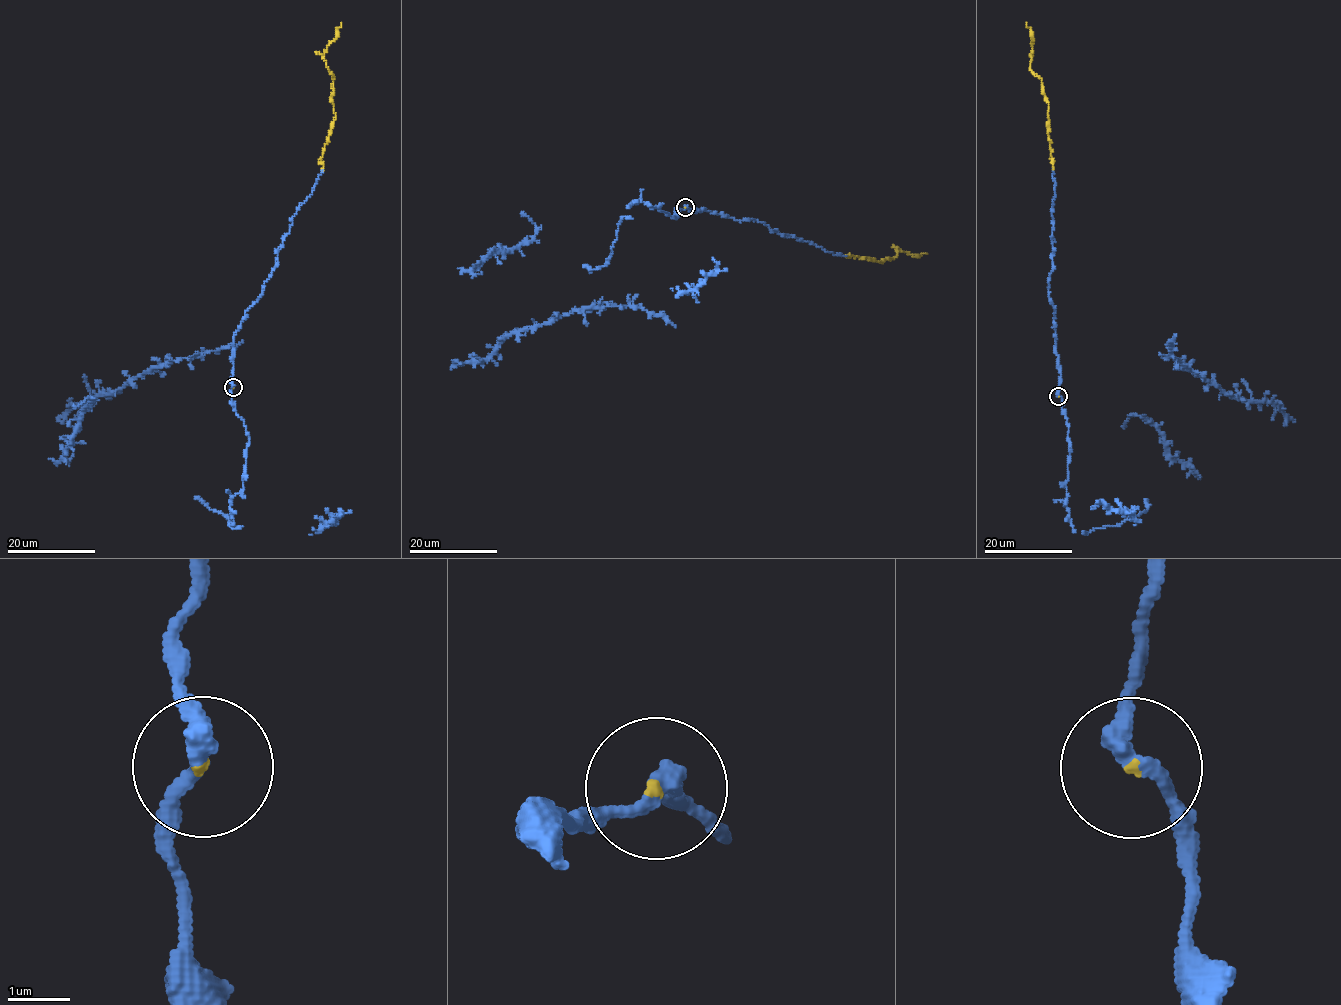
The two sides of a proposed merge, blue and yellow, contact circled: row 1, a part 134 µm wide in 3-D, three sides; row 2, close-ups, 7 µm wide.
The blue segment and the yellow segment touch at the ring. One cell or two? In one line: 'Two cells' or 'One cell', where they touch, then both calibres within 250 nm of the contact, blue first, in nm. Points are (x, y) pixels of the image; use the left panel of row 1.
One cell. Place: (233, 387). Thickness 240 nm (blue) against 60 nm

